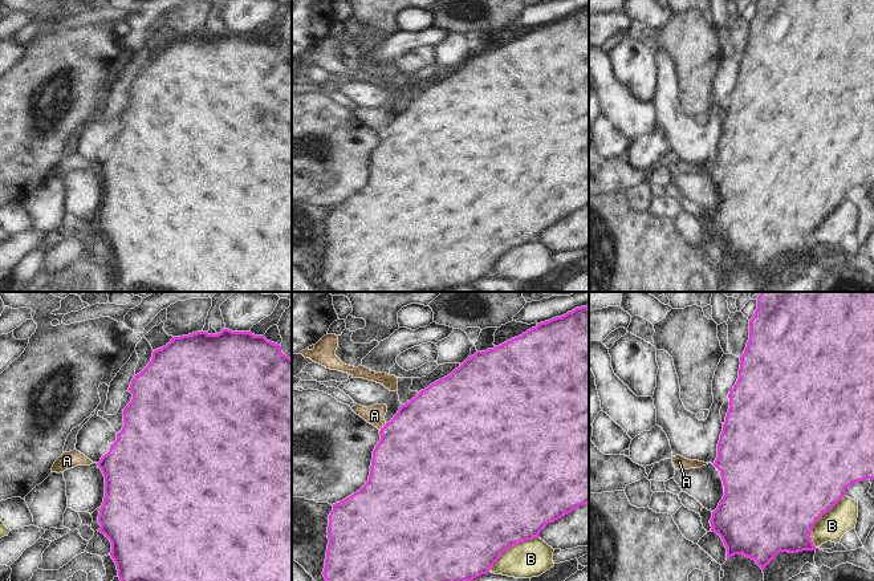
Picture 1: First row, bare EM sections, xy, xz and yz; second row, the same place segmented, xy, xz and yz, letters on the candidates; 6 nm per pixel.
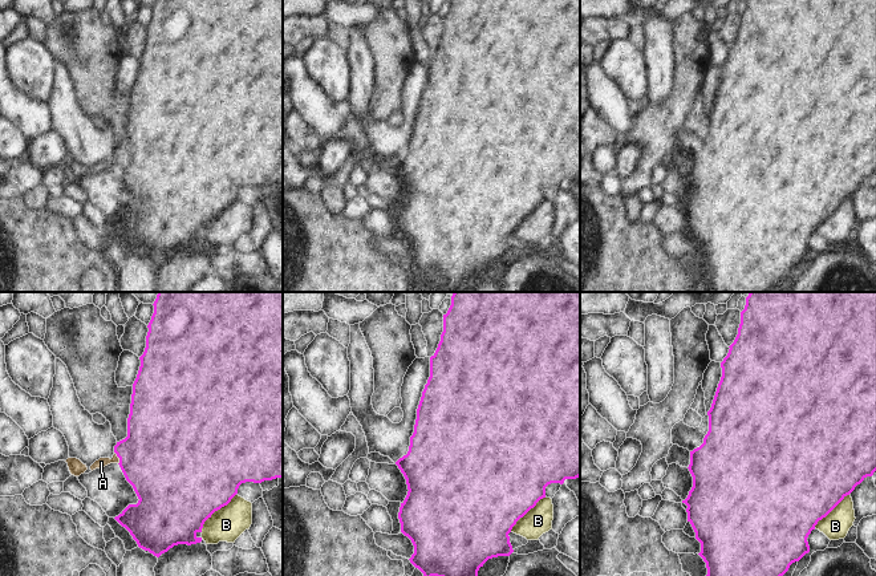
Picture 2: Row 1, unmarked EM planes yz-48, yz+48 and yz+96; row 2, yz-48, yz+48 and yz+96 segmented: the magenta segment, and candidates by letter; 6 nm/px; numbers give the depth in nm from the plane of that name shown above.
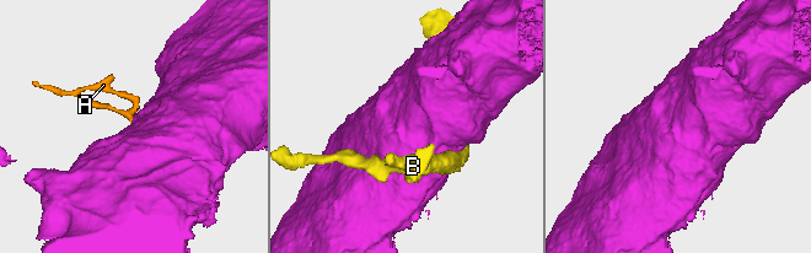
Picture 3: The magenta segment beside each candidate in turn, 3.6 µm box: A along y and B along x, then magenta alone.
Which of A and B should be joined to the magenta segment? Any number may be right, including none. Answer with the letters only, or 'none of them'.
A.

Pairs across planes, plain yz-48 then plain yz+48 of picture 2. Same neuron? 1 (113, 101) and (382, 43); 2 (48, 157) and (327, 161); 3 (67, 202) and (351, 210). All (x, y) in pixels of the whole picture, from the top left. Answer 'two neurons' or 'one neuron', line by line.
1: one neuron
2: one neuron
3: one neuron

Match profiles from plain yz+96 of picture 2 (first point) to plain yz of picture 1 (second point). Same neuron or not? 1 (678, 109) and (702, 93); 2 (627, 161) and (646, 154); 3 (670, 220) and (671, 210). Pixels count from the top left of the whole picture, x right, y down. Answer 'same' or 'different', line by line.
1: same
2: same
3: different

